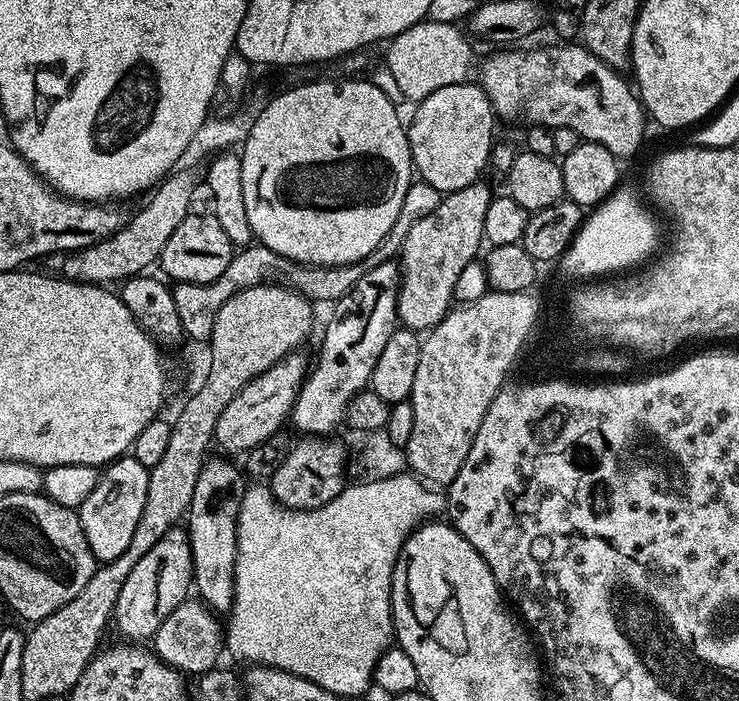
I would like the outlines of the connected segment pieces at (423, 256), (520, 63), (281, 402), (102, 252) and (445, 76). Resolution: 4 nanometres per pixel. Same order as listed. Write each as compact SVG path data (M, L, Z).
M484 182L449 192L437 208L426 214L426 218L418 218L418 222L410 226L410 234L406 234L398 253L400 289L396 318L403 327L424 334L448 315L454 304L462 270L466 270L466 266L473 264L481 255L480 244L485 243L486 206L490 206L493 195L493 189L488 189Z
M560 42L555 47L547 48L536 48L532 51L523 50L496 50L492 57L485 62L484 65L479 65L478 76L480 72L480 77L478 77L478 83L481 88L484 89L485 94L487 94L490 102L492 103L492 108L496 112L497 117L501 121L504 120L516 120L521 116L522 119L528 120L529 125L541 124L544 128L569 128L574 130L580 136L581 141L592 141L594 143L601 144L610 152L610 154L616 156L617 158L623 158L623 156L632 156L636 151L639 150L640 146L645 143L646 138L640 135L640 117L645 115L645 111L641 105L640 97L634 91L633 85L628 84L623 80L621 73L617 69L611 68L606 62L599 60L590 49L584 47L583 43L580 42Z
M295 351L289 356L283 356L278 363L270 366L270 370L246 382L246 386L242 386L242 390L234 394L234 398L230 398L226 410L222 410L222 418L218 418L214 437L215 447L224 451L221 453L232 458L246 454L254 446L266 442L266 438L277 435L283 429L280 427L289 423L296 395L304 385L310 364L309 357L307 360L300 355L299 351Z
M176 170L165 176L147 197L149 200L145 202L144 208L121 224L114 235L91 244L89 248L79 248L77 252L69 252L67 255L53 254L47 257L46 264L53 268L49 269L66 280L101 286L112 286L112 283L115 285L132 276L147 273L151 269L148 267L159 261L162 250L166 250L170 234L174 234L174 230L178 230L178 225L190 215L191 208L188 207L191 206L192 195L196 192L196 180L190 173L180 171Z
M422 18L389 40L384 66L407 101L419 102L442 86L464 84L471 79L476 61L469 42L458 29L455 23Z

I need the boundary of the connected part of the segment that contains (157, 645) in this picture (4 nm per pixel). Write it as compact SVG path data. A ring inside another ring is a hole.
M189 598L166 614L166 622L158 626L150 644L160 660L171 668L179 669L182 674L203 674L213 671L221 663L220 655L223 657L226 652L226 632L221 617L203 599Z

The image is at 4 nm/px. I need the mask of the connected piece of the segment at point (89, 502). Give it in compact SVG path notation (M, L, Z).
M125 454L120 459L113 460L99 473L99 480L94 490L79 506L82 530L86 534L86 542L90 542L90 550L97 561L116 560L118 554L122 554L122 550L130 546L130 537L138 526L138 518L142 518L142 506L146 506L149 471L131 454Z

